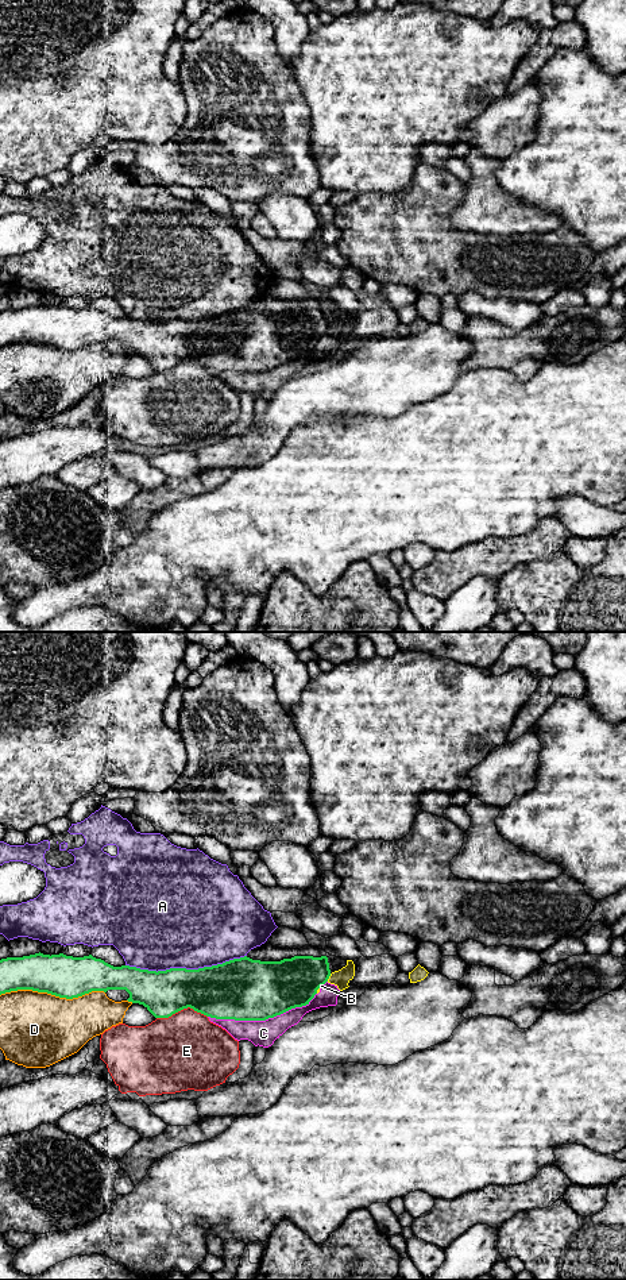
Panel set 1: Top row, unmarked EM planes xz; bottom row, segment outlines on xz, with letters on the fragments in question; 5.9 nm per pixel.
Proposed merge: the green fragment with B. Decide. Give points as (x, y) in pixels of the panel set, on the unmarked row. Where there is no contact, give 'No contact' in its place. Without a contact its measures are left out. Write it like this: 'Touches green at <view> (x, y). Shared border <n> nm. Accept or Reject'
Touches green at xz (328, 330). Shared border 50 nm. Reject

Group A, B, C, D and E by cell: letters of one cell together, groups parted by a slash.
A / B C / D / E

